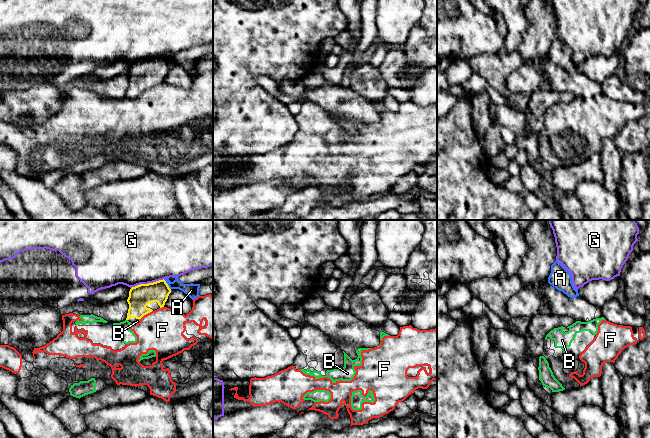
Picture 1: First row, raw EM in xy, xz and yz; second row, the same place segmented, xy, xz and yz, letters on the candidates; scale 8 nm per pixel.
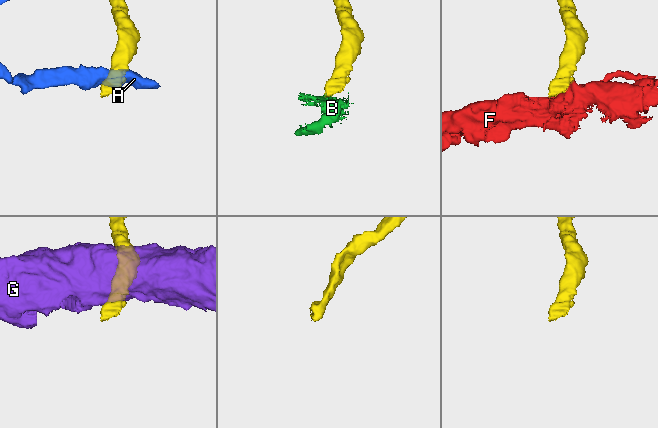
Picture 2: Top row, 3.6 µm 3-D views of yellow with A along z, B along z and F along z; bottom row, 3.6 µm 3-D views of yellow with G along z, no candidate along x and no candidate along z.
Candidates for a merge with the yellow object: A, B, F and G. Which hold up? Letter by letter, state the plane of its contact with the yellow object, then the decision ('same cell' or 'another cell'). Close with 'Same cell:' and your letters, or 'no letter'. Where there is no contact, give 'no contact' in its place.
A: contact in xy; another cell
B: no contact; another cell
F: contact in xy; another cell
G: contact in xy; another cell
Same cell: no letter

